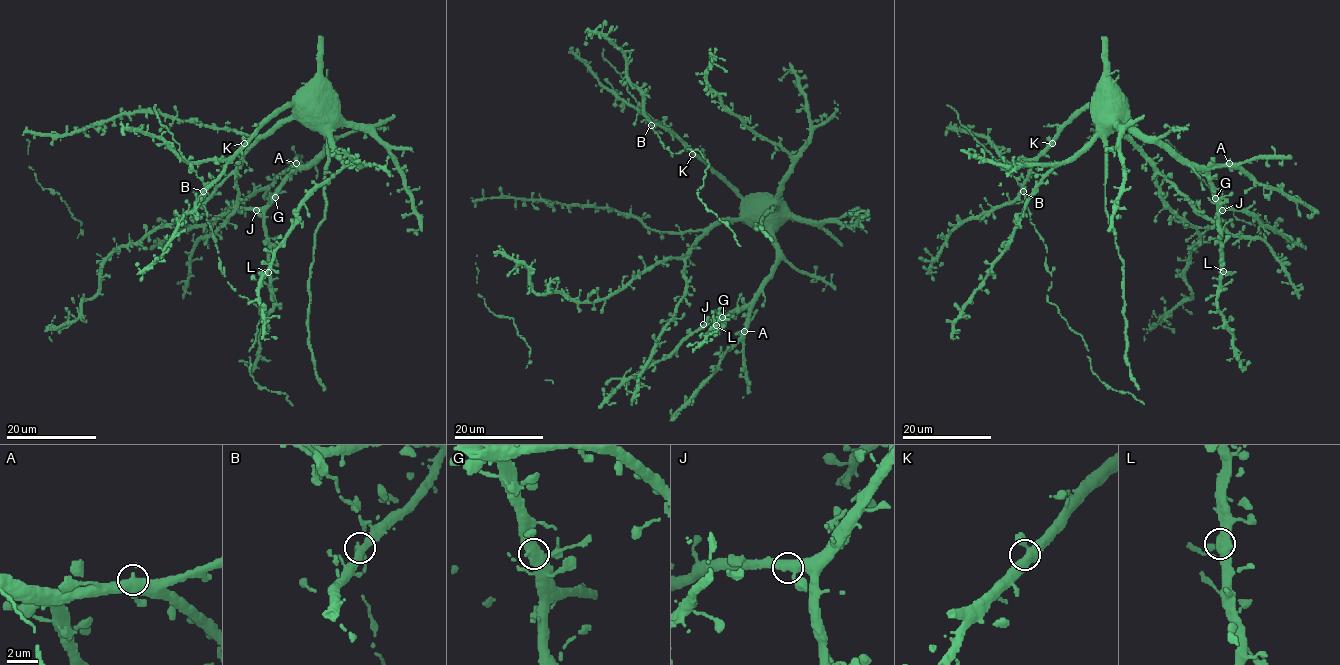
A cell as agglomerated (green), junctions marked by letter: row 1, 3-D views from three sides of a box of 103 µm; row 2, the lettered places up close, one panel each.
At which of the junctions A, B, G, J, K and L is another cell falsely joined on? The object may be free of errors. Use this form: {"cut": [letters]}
{"cut": []}

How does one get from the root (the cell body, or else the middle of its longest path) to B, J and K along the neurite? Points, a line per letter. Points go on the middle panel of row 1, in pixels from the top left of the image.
B: (729, 186), (679, 136), (653, 123), (651, 125)
J: (729, 186), (743, 200), (744, 210), (769, 233), (776, 249), (776, 262), (758, 294), (748, 304), (703, 324)
K: (729, 186), (692, 154)

